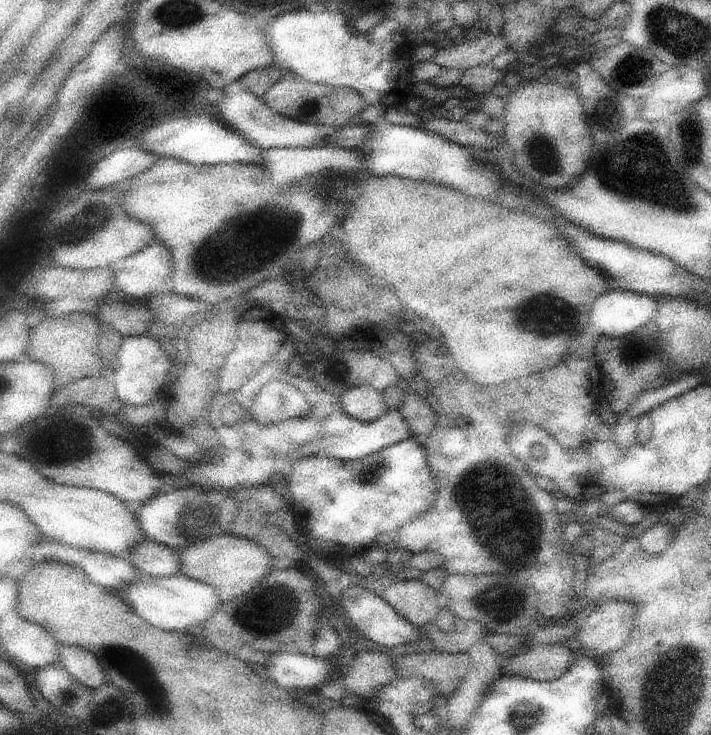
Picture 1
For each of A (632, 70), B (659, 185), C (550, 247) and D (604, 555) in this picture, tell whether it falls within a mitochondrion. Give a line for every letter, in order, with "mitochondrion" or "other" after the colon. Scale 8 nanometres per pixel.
A: mitochondrion
B: mitochondrion
C: other
D: other

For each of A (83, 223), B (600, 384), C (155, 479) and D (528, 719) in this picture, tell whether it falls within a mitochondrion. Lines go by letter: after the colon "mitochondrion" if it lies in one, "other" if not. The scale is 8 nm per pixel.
A: mitochondrion
B: other
C: other
D: mitochondrion

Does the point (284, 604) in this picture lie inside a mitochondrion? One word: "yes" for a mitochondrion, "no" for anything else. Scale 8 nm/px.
yes

